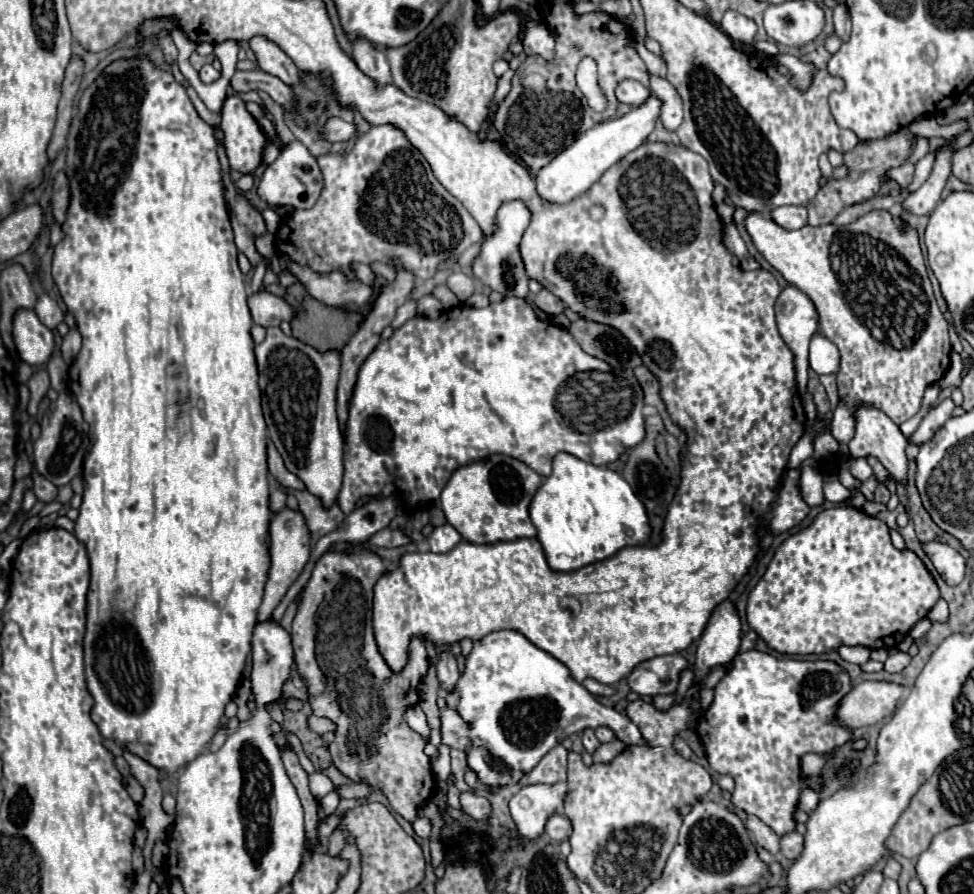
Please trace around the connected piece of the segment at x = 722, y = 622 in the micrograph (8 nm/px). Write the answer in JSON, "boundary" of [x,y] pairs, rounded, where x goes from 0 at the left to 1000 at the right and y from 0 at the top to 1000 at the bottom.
{"boundary":[[[743,671],[733,680],[717,716],[713,761],[721,761],[731,745],[747,743],[758,732],[760,716],[762,716],[762,698],[756,676],[752,671]]]}

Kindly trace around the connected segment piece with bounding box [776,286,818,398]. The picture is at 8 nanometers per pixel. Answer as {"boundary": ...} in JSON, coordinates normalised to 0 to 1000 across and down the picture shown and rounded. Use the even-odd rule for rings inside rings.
{"boundary":[[[807,320],[797,336],[801,376],[817,398],[817,432],[825,445],[830,432],[830,383],[840,369],[840,351],[832,333],[817,320]]]}

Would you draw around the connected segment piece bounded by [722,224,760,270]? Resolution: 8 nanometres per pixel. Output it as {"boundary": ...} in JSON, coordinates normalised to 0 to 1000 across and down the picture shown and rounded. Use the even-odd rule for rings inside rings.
{"boundary":[[[749,251],[749,253],[743,255],[741,271],[743,271],[743,275],[747,277],[747,282],[749,282],[754,289],[758,289],[758,295],[760,295],[762,302],[776,302],[776,300],[780,300],[774,291],[770,291],[766,271],[762,268],[762,264],[760,264],[760,260],[758,260],[758,255],[756,255],[754,251]]]}

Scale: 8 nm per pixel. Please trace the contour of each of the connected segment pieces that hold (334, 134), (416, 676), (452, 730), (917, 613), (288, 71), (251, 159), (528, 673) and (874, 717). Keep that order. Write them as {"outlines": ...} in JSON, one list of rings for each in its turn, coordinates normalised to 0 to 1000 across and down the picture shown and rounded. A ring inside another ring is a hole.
{"outlines":[[[[337,132],[333,141],[333,150],[339,159],[357,159],[359,154],[366,152],[366,139],[353,136],[349,132]]],[[[378,615],[370,617],[337,617],[333,620],[312,658],[310,673],[306,678],[302,698],[300,698],[300,723],[302,736],[306,743],[308,756],[314,761],[314,774],[318,792],[324,801],[339,803],[345,810],[343,828],[337,832],[343,857],[359,872],[374,875],[378,879],[386,879],[400,895],[402,904],[419,919],[427,917],[429,904],[439,897],[446,881],[446,864],[439,846],[435,843],[435,828],[427,821],[417,805],[417,796],[431,785],[431,765],[439,754],[439,729],[437,723],[423,714],[421,718],[421,738],[417,747],[405,754],[386,725],[386,716],[382,709],[382,689],[380,689],[380,671],[382,658],[390,642],[396,640],[394,629]],[[337,779],[345,779],[345,790],[337,792]]],[[[456,792],[452,796],[452,805],[454,805],[454,812],[452,812],[454,832],[460,832],[470,839],[483,837],[483,826],[478,823],[478,810],[474,810],[474,803],[466,794]]],[[[858,566],[858,568],[852,568],[852,570],[844,570],[832,588],[828,588],[825,593],[813,597],[811,602],[807,602],[801,613],[795,617],[789,635],[786,635],[786,642],[780,647],[780,651],[774,655],[774,660],[770,662],[768,667],[768,680],[766,680],[766,691],[768,691],[768,698],[772,705],[778,707],[778,711],[782,716],[786,716],[786,720],[799,729],[805,729],[805,732],[846,732],[846,729],[852,729],[852,727],[858,727],[862,720],[873,720],[873,723],[889,723],[889,725],[916,725],[918,718],[920,723],[928,716],[928,711],[932,709],[932,705],[943,696],[947,694],[955,680],[963,673],[965,669],[965,660],[961,655],[961,649],[959,644],[955,642],[955,638],[949,633],[949,629],[934,615],[920,615],[916,611],[916,604],[914,604],[914,593],[912,588],[903,582],[903,579],[895,579],[891,575],[887,575],[885,570],[879,570],[879,568],[873,568],[873,566]]],[[[261,40],[255,45],[255,49],[263,60],[267,78],[285,85],[292,94],[302,94],[306,89],[300,67],[281,47],[273,45],[271,40]]],[[[244,105],[232,110],[226,143],[230,148],[236,188],[248,195],[259,195],[269,179],[273,152],[269,150],[265,136],[255,128],[253,116],[244,110]]],[[[528,705],[505,707],[495,716],[487,718],[485,729],[478,736],[478,749],[470,761],[470,776],[470,799],[480,808],[485,826],[485,837],[478,841],[480,857],[491,866],[497,877],[503,879],[524,879],[532,875],[554,852],[554,848],[563,839],[567,839],[579,826],[593,821],[602,814],[624,812],[645,834],[663,832],[659,828],[659,821],[655,819],[655,812],[649,810],[643,799],[612,785],[612,781],[604,772],[600,772],[598,765],[587,761],[583,747],[577,740],[573,740],[563,729],[550,725],[544,716],[540,716],[534,707]]],[[[883,763],[858,792],[856,810],[867,814],[885,814],[912,803],[922,785],[932,776],[932,770],[914,763]]]]}

